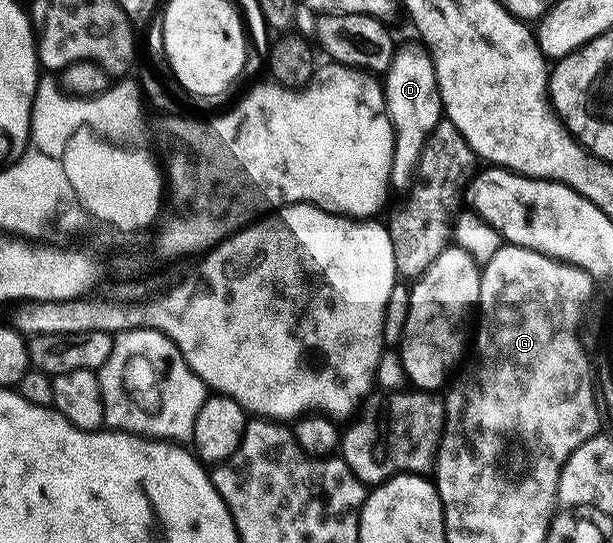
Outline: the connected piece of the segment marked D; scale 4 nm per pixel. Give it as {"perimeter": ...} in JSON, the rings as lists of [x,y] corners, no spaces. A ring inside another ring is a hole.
{"perimeter":[[[420,42],[397,47],[387,72],[382,76],[384,89],[384,110],[392,123],[394,134],[394,154],[392,155],[393,189],[407,189],[414,178],[416,163],[424,149],[426,138],[434,126],[442,119],[440,91],[436,85],[436,71],[432,53]]]}

